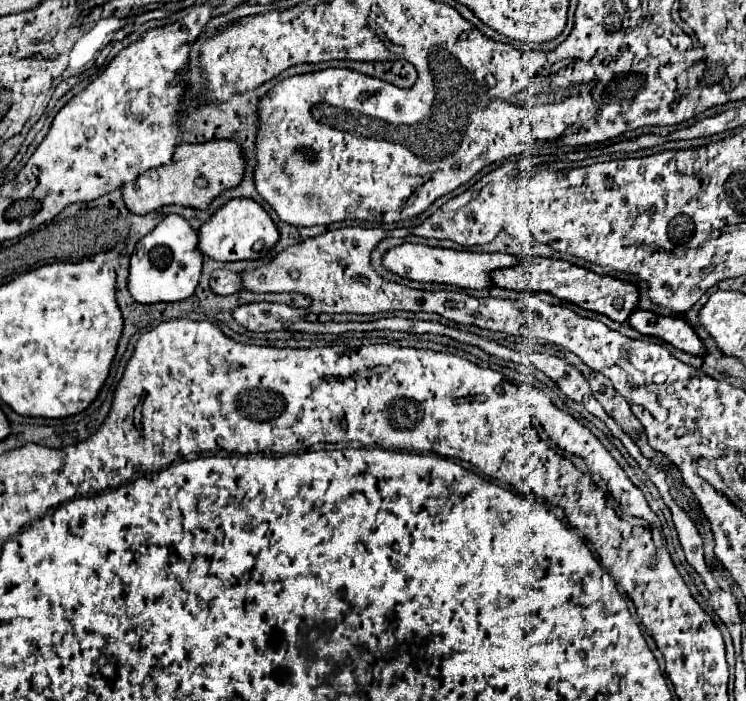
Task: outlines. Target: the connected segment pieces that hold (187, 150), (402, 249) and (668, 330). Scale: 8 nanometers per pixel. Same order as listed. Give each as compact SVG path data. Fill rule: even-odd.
M212 140L204 144L182 144L180 152L170 164L144 172L136 182L124 184L122 194L130 212L150 214L162 206L180 204L206 210L210 202L224 190L236 188L244 178L246 158L242 146L234 140Z
M402 244L402 246L388 250L384 256L384 266L398 276L406 276L416 282L438 282L438 284L458 286L458 288L472 288L472 290L484 290L484 288L494 286L492 270L502 270L508 266L516 266L520 262L522 262L522 258L514 256L514 254L446 250L446 248L432 248L426 244Z
M648 310L632 312L630 320L632 328L636 328L644 336L654 336L670 346L688 352L692 356L706 356L706 348L694 328L680 316L660 316Z

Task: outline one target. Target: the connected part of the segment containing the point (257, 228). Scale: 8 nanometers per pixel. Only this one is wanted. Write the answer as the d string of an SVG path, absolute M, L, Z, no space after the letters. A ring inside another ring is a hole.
M234 198L226 206L222 206L200 230L200 252L204 256L210 256L218 262L230 262L230 260L256 260L260 252L254 250L254 242L266 240L266 246L276 246L280 232L278 226L272 222L268 212L250 198Z

